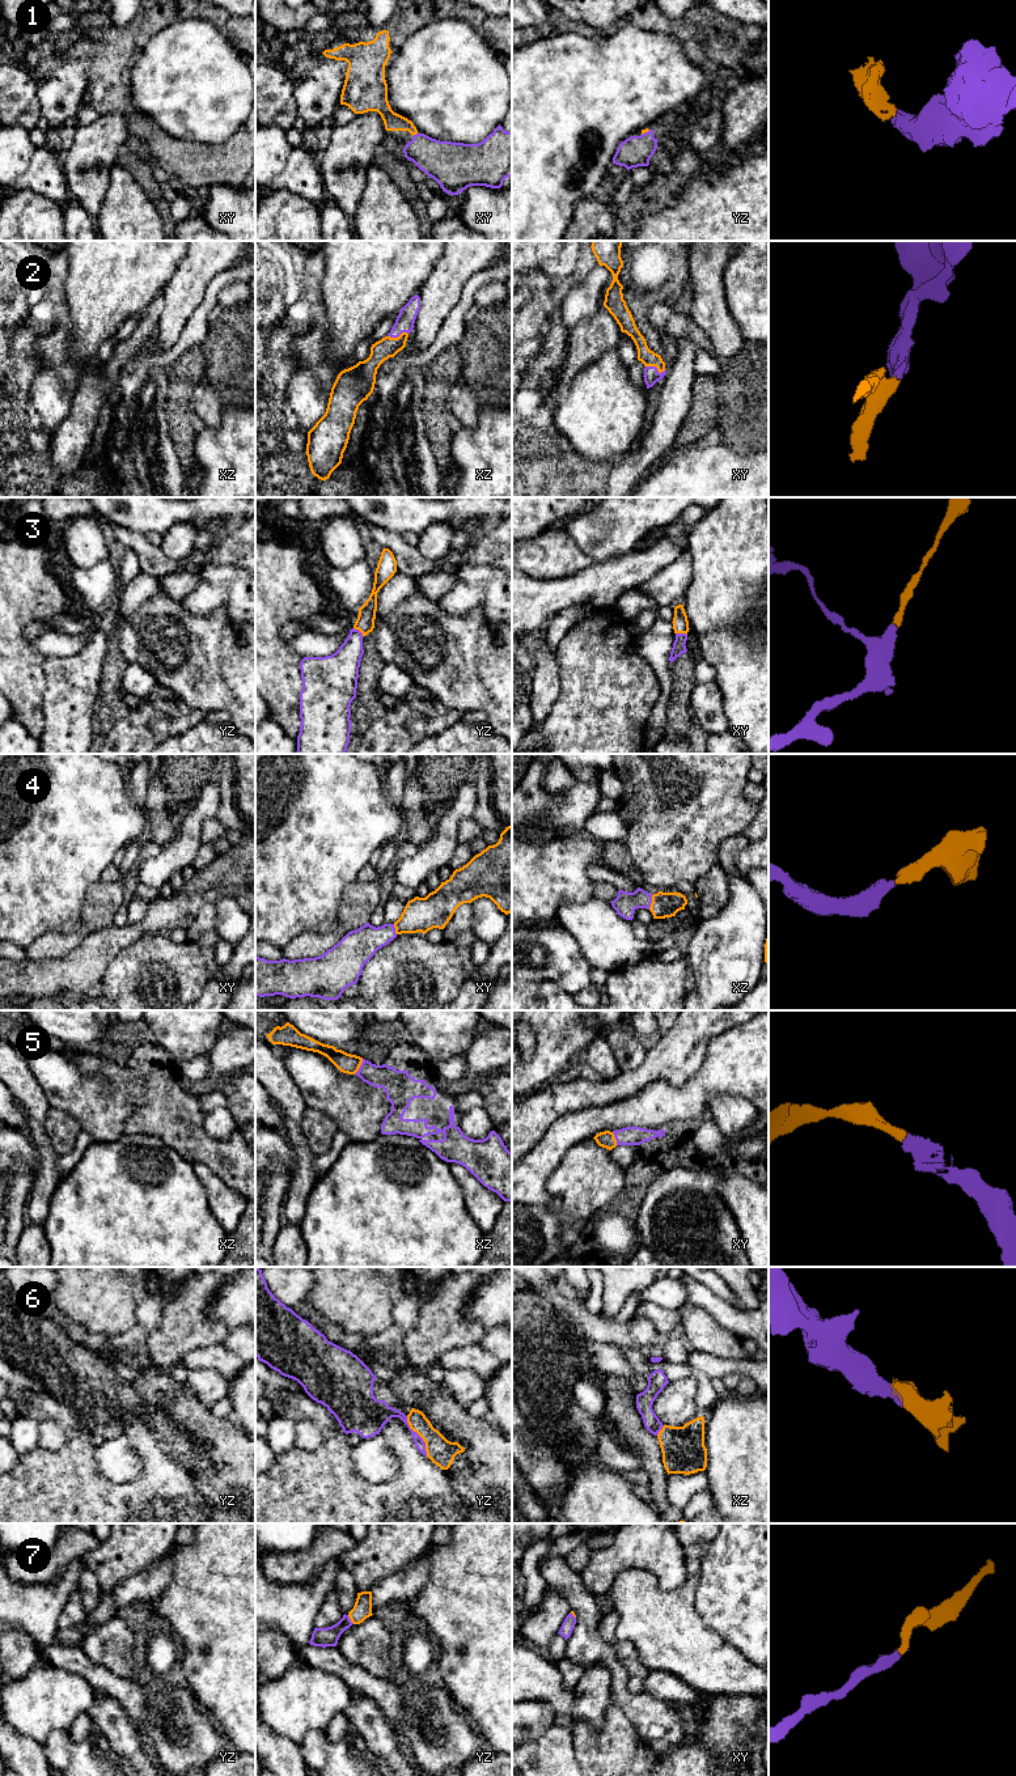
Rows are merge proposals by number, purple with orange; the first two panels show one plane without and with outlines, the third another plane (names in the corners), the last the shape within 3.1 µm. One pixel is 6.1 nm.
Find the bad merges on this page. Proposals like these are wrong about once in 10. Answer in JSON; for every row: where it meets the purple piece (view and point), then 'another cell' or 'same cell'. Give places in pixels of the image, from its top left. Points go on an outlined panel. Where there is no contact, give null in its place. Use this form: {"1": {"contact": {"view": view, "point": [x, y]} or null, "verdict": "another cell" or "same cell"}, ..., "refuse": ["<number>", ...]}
{"1": {"contact": {"view": "xy", "point": [414, 135]}, "verdict": "same cell"}, "2": {"contact": {"view": "xy", "point": [655, 367]}, "verdict": "same cell"}, "3": {"contact": {"view": "yz", "point": [359, 631]}, "verdict": "same cell"}, "4": {"contact": {"view": "xz", "point": [651, 902]}, "verdict": "same cell"}, "5": {"contact": {"view": "xz", "point": [360, 1067]}, "verdict": "same cell"}, "6": {"contact": {"view": "yz", "point": [419, 1436]}, "verdict": "same cell"}, "7": {"contact": {"view": "yz", "point": [350, 1619]}, "verdict": "same cell"}, "refuse": []}

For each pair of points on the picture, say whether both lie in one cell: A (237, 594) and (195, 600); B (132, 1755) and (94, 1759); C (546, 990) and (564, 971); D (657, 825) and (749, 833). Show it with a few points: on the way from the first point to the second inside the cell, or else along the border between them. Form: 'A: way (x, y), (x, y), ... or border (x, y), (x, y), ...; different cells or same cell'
A: way (228, 585), (216, 586), (206, 597); same cell
B: border (101, 1742), (114, 1758); different cells
C: border (525, 980), (555, 980), (572, 995); different cells
D: border (754, 816), (739, 833); different cells

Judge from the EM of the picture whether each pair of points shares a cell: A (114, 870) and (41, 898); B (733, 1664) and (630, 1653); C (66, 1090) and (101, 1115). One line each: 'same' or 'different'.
A: different
B: different
C: same

